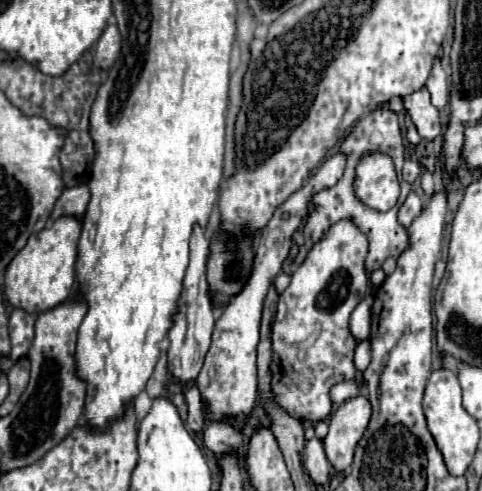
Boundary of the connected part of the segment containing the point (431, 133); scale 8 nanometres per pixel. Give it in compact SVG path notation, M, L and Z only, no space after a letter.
M422 87L420 91L408 95L408 99L404 99L404 107L410 113L414 125L418 127L420 137L434 139L436 135L440 135L440 131L442 131L440 113L430 103L430 93L428 93L426 87Z

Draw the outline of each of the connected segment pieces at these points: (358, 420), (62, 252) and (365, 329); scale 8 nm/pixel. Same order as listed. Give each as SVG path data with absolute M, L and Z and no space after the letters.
M364 395L344 401L330 419L330 431L324 439L324 451L336 471L344 471L354 457L354 449L362 439L370 421L370 401Z
M60 217L50 227L32 233L22 251L16 253L12 263L8 265L4 287L6 297L12 307L24 309L28 313L42 313L56 305L60 305L68 295L72 295L72 287L76 283L76 245L80 239L82 223L76 217Z
M366 295L358 307L354 309L352 317L350 317L350 331L352 335L356 335L358 341L368 339L370 335L370 307L372 307L372 295Z

